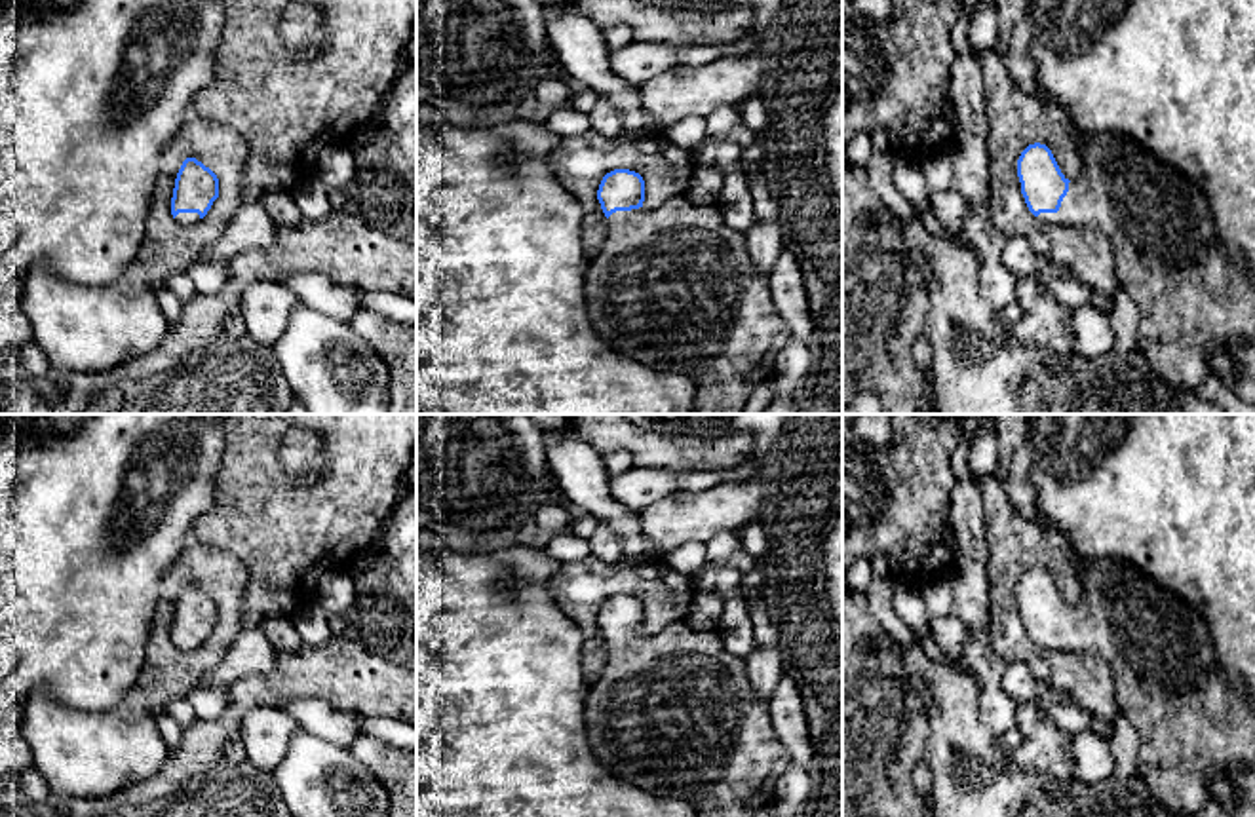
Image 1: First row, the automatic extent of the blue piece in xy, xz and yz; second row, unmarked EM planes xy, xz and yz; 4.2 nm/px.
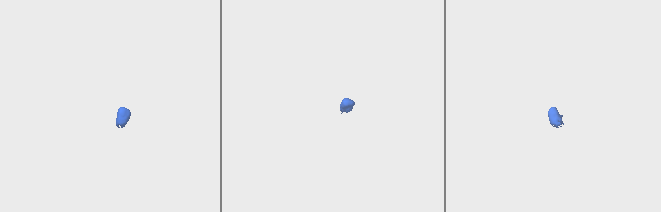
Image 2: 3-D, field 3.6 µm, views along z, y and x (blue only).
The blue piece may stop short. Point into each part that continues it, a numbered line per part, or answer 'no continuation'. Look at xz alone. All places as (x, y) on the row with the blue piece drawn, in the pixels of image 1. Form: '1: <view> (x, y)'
1: xz (674, 287)

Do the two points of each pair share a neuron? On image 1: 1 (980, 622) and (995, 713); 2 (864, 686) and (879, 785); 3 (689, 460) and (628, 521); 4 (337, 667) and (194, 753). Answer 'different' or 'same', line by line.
1: same
2: same
3: different
4: same

